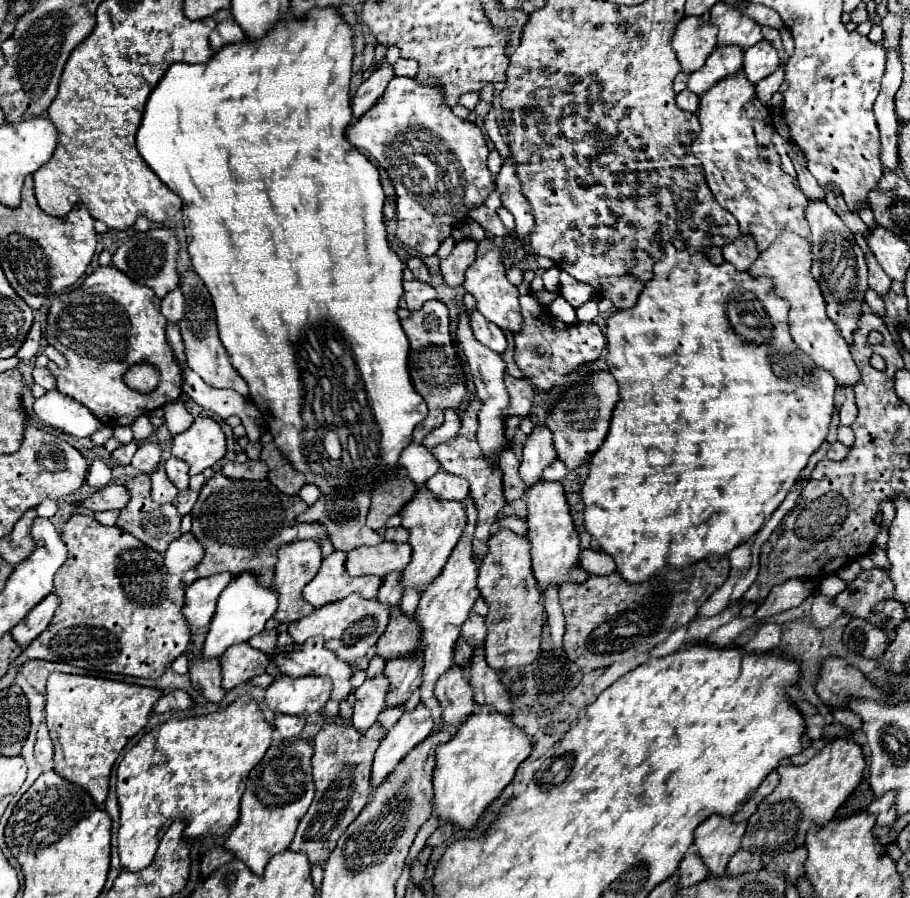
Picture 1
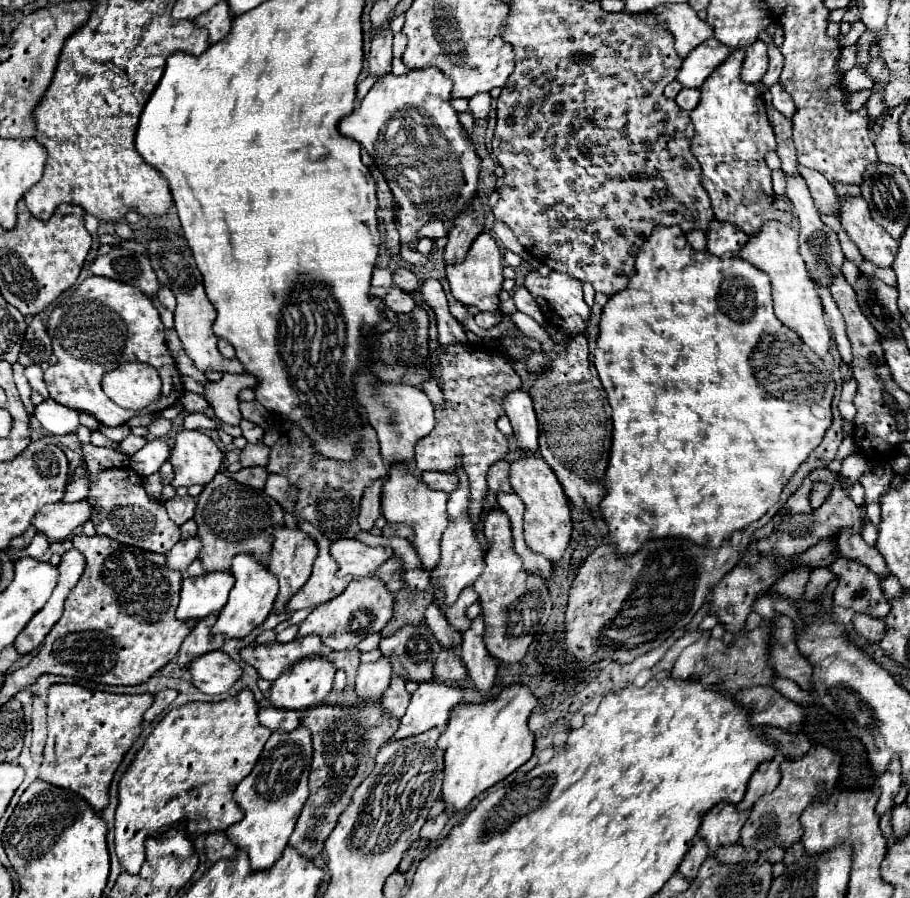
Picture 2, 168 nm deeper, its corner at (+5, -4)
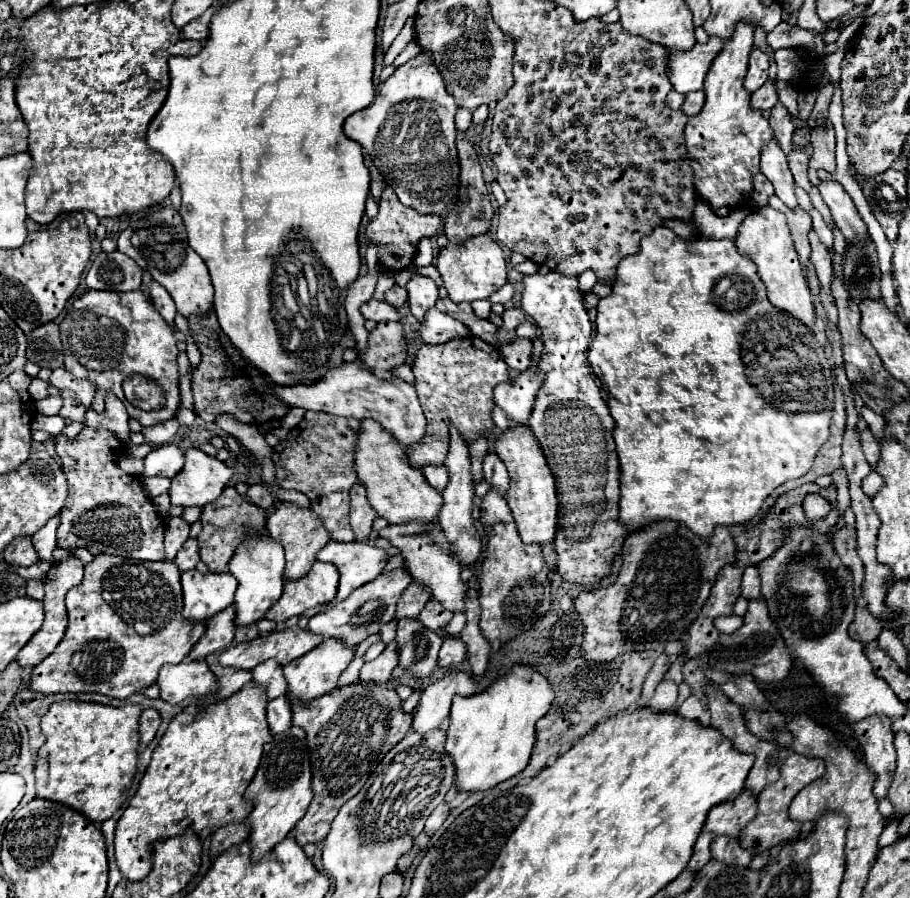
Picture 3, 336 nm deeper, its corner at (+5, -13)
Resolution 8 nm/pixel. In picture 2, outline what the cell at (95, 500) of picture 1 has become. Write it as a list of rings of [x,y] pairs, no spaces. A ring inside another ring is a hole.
[[[77,501],[77,503],[51,503],[37,511],[31,525],[35,525],[37,533],[43,533],[49,541],[63,541],[69,537],[75,527],[89,521],[93,507],[89,501]]]

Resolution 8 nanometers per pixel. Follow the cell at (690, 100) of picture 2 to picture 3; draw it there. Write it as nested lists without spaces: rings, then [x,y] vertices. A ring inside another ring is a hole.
[[[703,90],[693,92],[693,94],[687,94],[685,104],[681,106],[681,110],[683,110],[687,116],[695,116],[695,114],[699,114],[699,112],[701,112],[703,102],[705,102],[705,94],[703,94]]]

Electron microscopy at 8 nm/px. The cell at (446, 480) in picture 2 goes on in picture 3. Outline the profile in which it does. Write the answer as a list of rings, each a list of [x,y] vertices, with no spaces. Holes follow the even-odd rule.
[[[425,466],[425,468],[423,468],[423,474],[425,474],[427,482],[429,482],[435,490],[439,490],[439,492],[443,492],[445,486],[449,484],[449,476],[447,476],[445,466]]]

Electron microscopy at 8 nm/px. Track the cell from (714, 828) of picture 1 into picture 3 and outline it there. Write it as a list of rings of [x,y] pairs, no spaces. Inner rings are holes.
[[[743,790],[733,802],[723,802],[713,806],[707,814],[707,822],[703,826],[705,832],[711,832],[713,836],[729,836],[737,838],[741,830],[757,816],[757,800],[753,794],[747,794]]]

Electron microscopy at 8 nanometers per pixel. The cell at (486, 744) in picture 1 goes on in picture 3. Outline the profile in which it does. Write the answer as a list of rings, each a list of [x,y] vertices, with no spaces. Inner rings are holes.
[[[515,666],[511,674],[505,678],[493,682],[485,692],[463,698],[455,696],[451,706],[451,726],[447,730],[447,742],[445,750],[451,754],[455,764],[455,786],[459,792],[483,792],[491,786],[497,786],[499,782],[505,782],[519,772],[525,770],[529,764],[531,748],[535,742],[535,722],[547,714],[553,702],[553,690],[545,676],[539,672],[527,668],[527,666]]]

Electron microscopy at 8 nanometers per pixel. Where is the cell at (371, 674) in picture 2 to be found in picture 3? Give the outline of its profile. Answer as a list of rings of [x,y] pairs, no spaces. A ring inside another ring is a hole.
[[[393,642],[381,652],[373,662],[365,662],[361,668],[361,682],[387,682],[391,678],[393,668],[397,666],[397,646]]]

